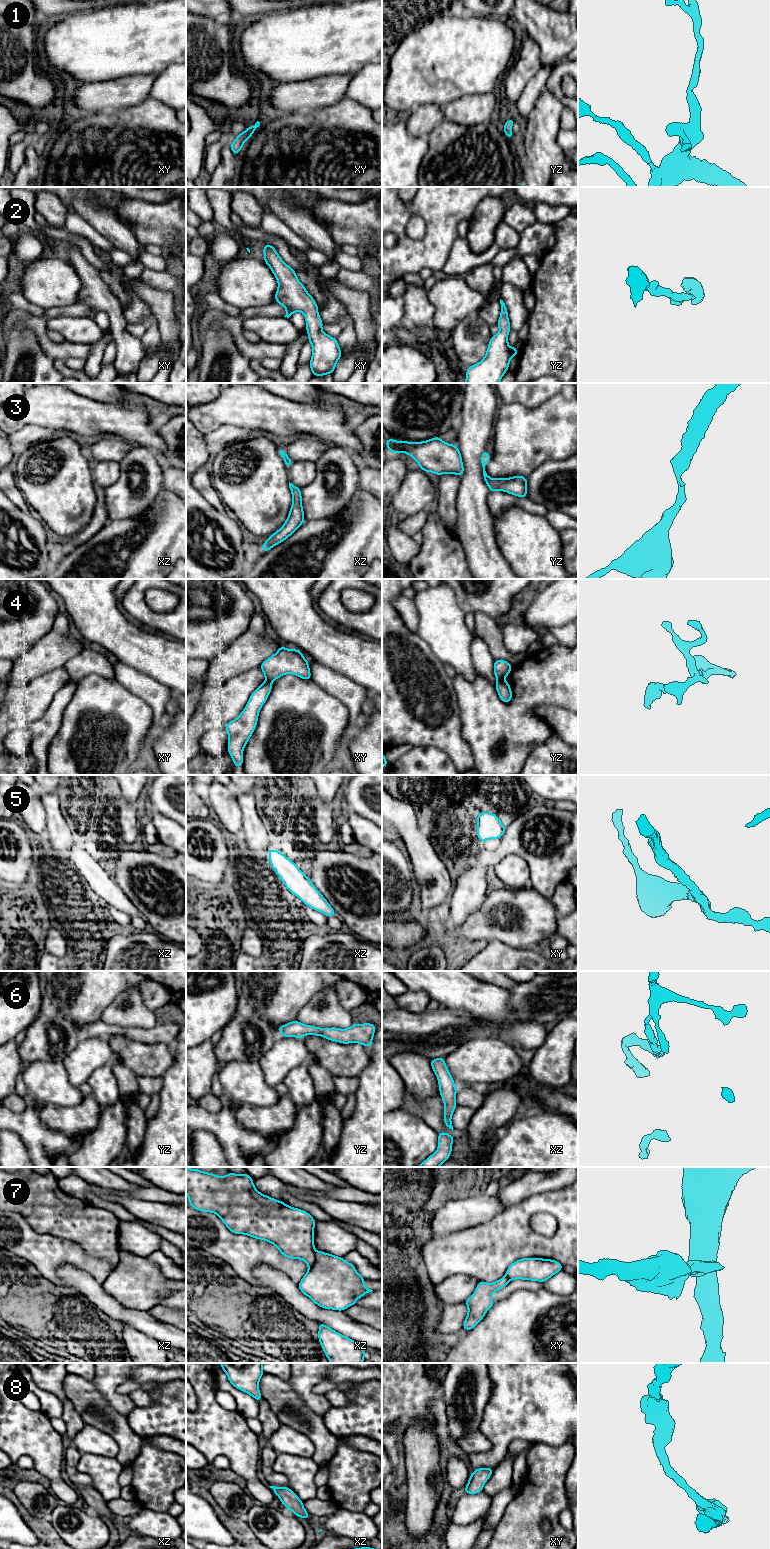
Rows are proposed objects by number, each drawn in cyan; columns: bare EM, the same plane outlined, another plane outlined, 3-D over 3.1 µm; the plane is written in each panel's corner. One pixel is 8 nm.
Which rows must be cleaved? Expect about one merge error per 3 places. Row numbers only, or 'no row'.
4, 7

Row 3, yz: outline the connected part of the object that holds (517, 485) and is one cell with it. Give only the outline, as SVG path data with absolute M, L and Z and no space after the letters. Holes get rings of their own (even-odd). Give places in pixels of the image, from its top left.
M485 450L481 455L482 474L483 474L484 481L489 487L490 492L500 490L515 495L517 497L522 497L522 498L527 497L526 477L516 475L510 478L492 479L487 475L486 462L489 461L491 458L492 457L489 455L487 450Z

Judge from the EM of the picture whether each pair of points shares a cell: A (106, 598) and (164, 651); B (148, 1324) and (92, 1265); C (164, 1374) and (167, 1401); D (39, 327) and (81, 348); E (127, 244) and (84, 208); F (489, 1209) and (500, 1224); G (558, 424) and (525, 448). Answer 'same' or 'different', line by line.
A: same
B: different
C: different
D: same
E: same
F: different
G: same

